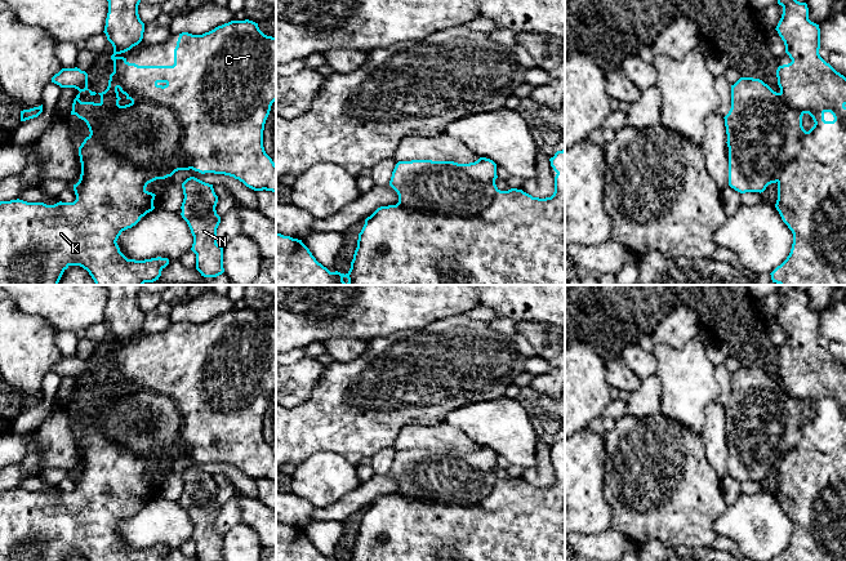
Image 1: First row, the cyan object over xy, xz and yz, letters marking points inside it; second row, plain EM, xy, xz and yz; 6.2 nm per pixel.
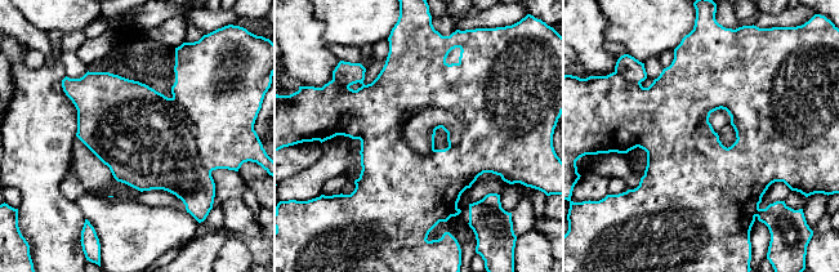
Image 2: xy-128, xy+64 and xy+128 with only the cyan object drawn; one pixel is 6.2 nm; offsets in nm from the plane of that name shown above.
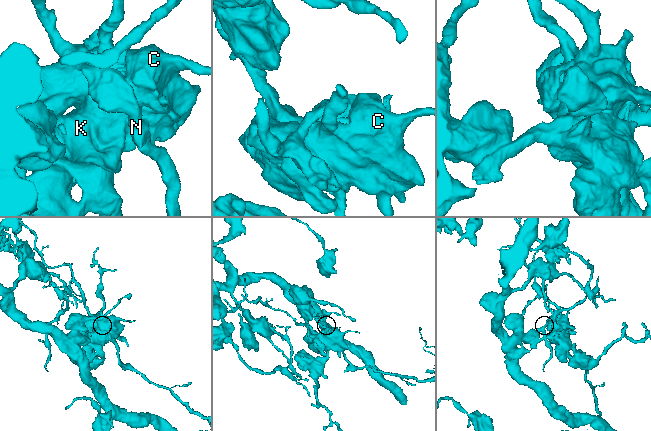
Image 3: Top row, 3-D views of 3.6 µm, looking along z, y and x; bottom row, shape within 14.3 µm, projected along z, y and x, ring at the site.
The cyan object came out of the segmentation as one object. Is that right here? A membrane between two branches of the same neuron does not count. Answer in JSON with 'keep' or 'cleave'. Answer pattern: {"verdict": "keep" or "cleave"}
{"verdict": "cleave"}

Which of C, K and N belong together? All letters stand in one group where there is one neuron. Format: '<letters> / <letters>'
C K / N

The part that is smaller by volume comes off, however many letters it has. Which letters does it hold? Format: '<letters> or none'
N

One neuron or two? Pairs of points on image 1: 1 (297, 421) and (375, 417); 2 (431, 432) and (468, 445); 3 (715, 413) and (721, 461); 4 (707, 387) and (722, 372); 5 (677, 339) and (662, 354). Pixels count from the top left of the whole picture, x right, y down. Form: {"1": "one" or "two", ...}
{"1": "one", "2": "one", "3": "one", "4": "two", "5": "two"}

